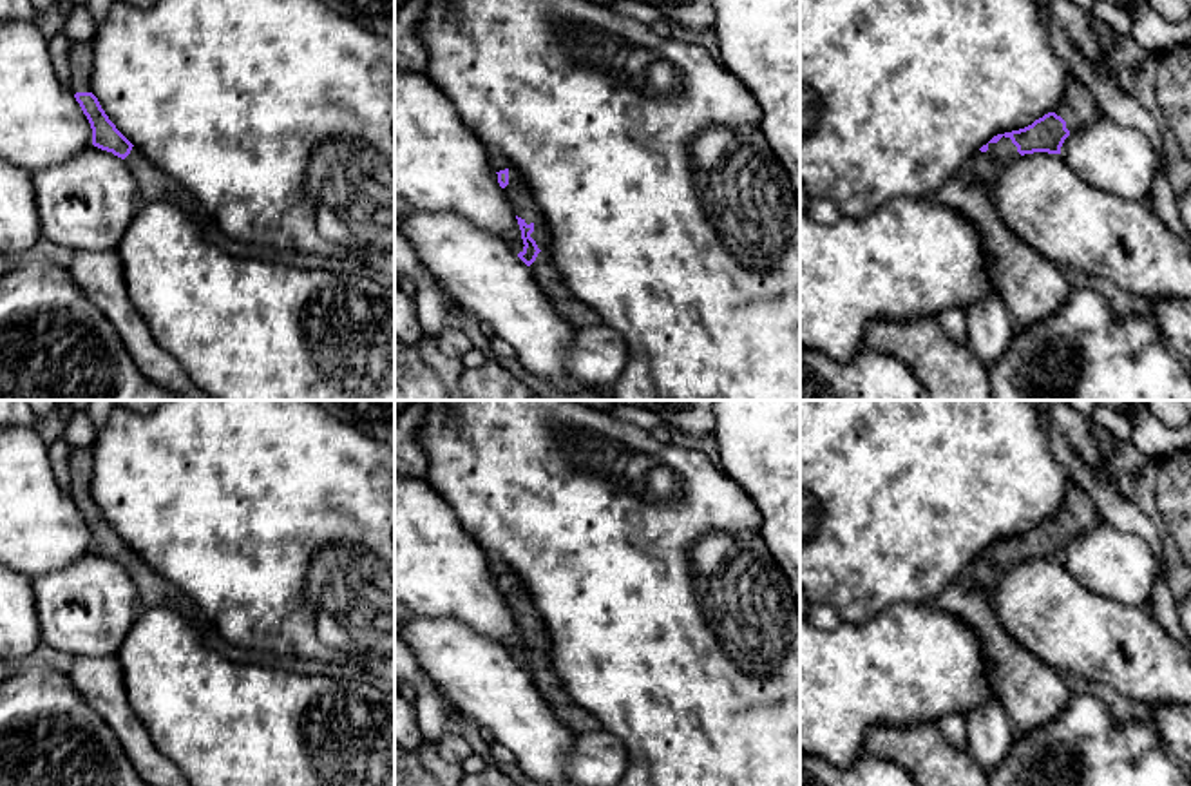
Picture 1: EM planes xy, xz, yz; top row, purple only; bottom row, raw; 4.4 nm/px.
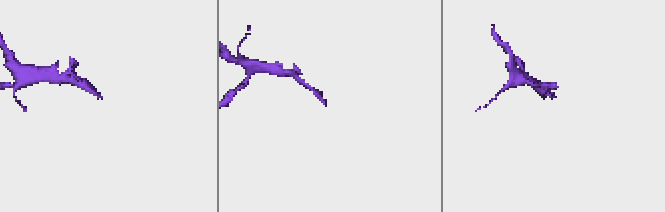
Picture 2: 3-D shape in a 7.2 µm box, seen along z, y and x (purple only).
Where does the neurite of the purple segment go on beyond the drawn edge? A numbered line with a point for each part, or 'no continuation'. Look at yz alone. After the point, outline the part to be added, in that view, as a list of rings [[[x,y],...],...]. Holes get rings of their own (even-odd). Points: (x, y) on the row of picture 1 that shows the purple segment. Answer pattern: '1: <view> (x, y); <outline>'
1: yz (987, 165); [[[1001,138],[997,143],[988,143],[986,152],[976,152],[970,159],[970,170],[974,172],[977,183],[988,194],[992,201],[994,183],[999,172],[1021,154],[1010,138]]]

